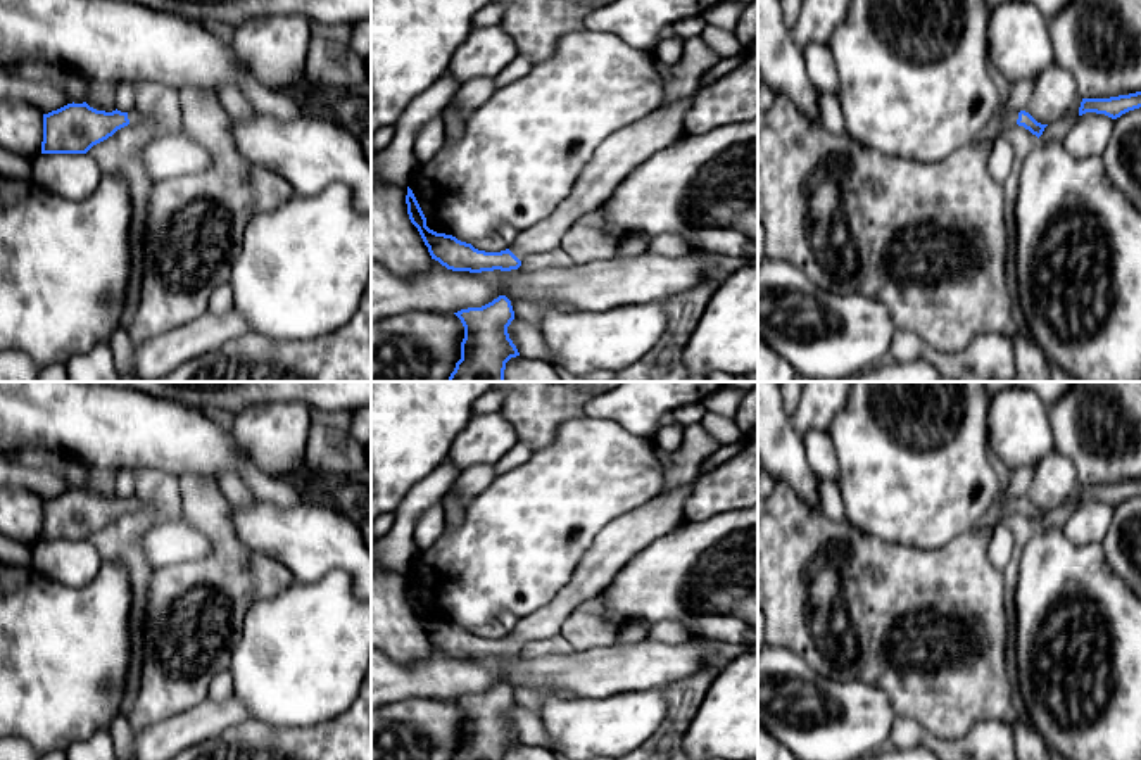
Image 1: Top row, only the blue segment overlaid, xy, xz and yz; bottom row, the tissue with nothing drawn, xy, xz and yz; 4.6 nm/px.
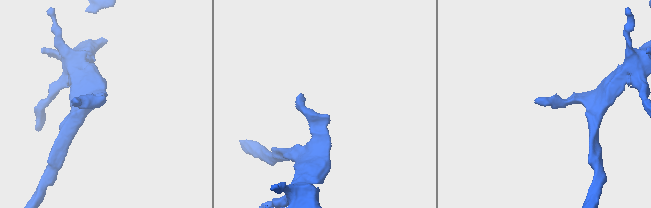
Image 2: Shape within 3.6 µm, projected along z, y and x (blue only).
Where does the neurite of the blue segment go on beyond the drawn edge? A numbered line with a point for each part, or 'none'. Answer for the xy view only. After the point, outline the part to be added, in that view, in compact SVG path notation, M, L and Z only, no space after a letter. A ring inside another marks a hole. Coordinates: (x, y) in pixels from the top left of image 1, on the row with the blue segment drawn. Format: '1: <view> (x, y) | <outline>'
1: xy (135, 116) | M140 105L128 111L128 119L131 126L142 124L145 121L143 114L140 112Z

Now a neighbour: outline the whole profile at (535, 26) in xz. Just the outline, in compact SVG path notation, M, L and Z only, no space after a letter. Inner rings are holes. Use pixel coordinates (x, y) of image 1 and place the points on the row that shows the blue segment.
M494 0L504 7L502 29L532 66L549 59L561 36L583 29L585 16L594 10L580 0Z

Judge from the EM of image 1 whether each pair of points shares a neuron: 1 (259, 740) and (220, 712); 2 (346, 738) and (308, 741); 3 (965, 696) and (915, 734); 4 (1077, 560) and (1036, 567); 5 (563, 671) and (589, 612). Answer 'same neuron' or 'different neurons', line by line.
1: different neurons
2: same neuron
3: different neurons
4: same neuron
5: different neurons

